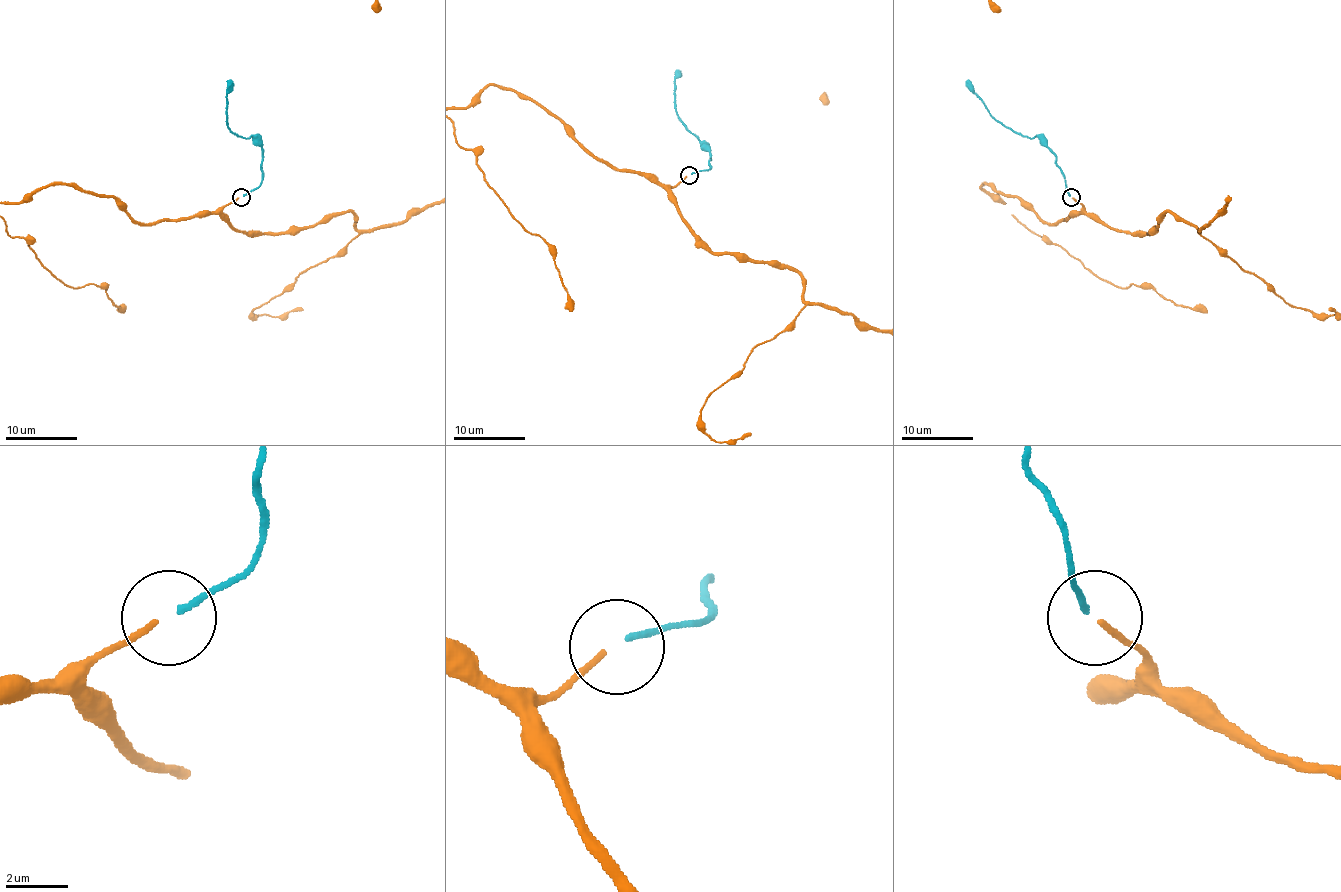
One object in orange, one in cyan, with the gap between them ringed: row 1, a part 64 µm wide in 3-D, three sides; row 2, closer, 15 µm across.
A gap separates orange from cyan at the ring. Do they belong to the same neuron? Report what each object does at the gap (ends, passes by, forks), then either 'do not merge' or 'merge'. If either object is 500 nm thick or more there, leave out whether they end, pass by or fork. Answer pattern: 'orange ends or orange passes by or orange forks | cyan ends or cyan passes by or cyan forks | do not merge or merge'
orange ends | cyan ends | merge

